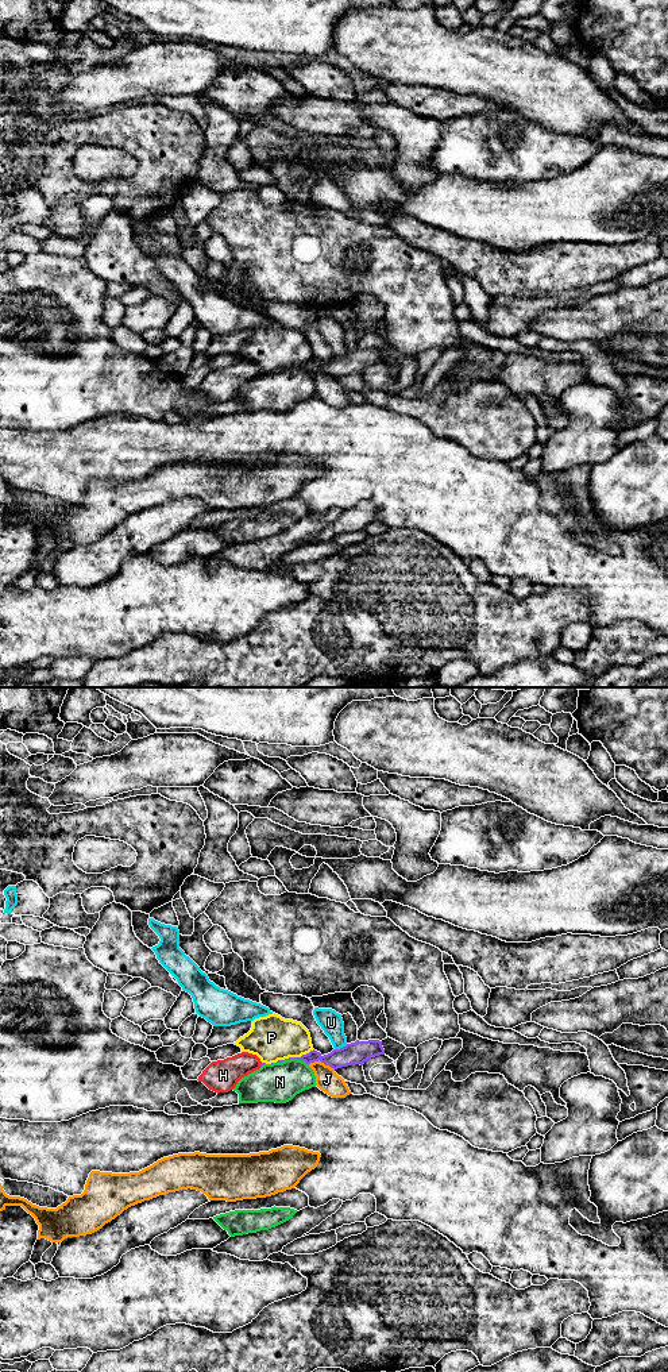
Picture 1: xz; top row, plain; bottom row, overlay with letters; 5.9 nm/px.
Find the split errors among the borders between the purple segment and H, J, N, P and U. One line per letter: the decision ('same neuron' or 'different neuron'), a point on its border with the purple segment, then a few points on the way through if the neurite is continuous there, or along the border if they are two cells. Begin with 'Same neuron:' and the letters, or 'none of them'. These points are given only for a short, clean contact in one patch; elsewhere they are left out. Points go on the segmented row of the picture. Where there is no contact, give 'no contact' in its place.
Same neuron: none of them
H: different neuron | xz (261, 1064)
J: different neuron | xz (321, 1062)
N: different neuron | xz (293, 1058)
P: different neuron | xz (294, 1058)
U: different neuron | xz (340, 1048) | along xz (347, 1044), (335, 1049)

